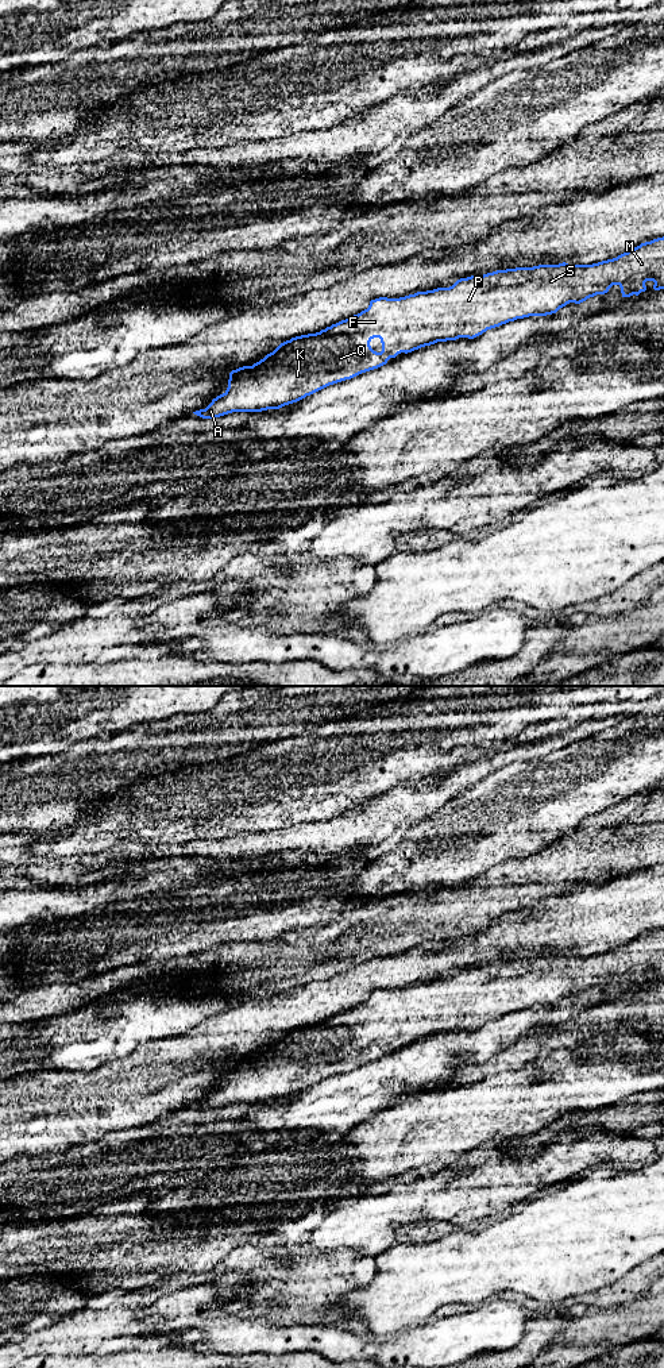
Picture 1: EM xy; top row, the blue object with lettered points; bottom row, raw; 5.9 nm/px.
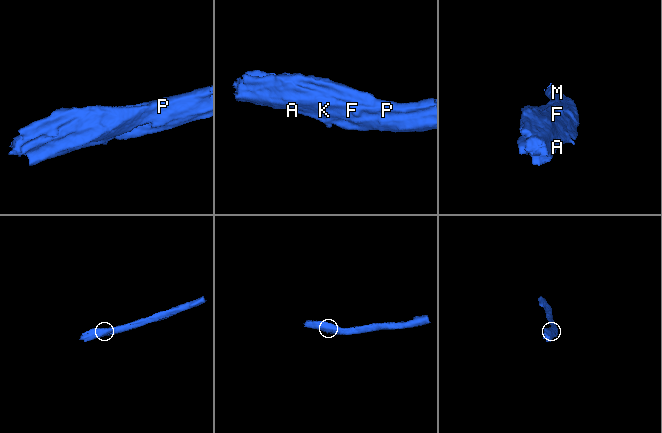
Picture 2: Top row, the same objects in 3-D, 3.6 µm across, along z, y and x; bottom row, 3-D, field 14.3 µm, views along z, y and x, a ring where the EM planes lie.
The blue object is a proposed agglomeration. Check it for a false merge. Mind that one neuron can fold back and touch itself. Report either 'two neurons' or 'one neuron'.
one neuron

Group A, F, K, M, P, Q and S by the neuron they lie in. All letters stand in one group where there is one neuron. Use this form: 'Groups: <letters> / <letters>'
Groups: A F K M P Q S

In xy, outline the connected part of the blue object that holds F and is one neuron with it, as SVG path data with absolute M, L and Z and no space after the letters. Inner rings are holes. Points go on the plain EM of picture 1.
M664 928L641 935L617 949L592 956L538 956L533 959L516 959L497 962L483 967L471 967L458 971L449 979L437 979L426 983L417 983L399 990L379 989L370 993L367 1001L350 1010L341 1011L316 1025L292 1029L281 1034L273 1044L252 1057L243 1057L229 1064L227 1082L212 1091L205 1099L193 1103L202 1110L216 1110L232 1103L262 1103L279 1101L297 1094L329 1076L351 1071L362 1064L378 1060L395 1049L401 1044L412 1044L437 1033L456 1032L459 1029L474 1030L487 1021L499 1018L517 1010L529 1007L547 1007L556 1005L570 994L580 995L597 986L605 986L613 976L621 979L622 989L638 987L646 982L645 974L653 972L653 980L664 980ZM379 1029L382 1043L371 1040L370 1033Z

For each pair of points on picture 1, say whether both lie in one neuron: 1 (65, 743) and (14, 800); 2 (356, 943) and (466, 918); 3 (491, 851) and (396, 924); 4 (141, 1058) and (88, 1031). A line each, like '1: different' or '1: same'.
1: different
2: same
3: different
4: different

